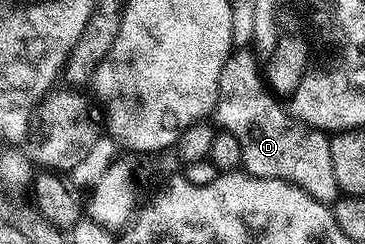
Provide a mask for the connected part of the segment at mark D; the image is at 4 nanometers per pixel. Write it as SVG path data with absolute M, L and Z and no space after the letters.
M245 48L234 51L226 60L221 70L221 77L218 79L218 100L213 113L216 123L239 141L242 154L241 166L247 175L275 177L278 180L289 181L323 204L334 205L340 195L340 190L337 186L337 178L334 177L333 158L329 151L331 142L328 135L300 123L286 110L284 105L282 107L267 88L259 74L257 64L259 65L259 62L254 53Z

